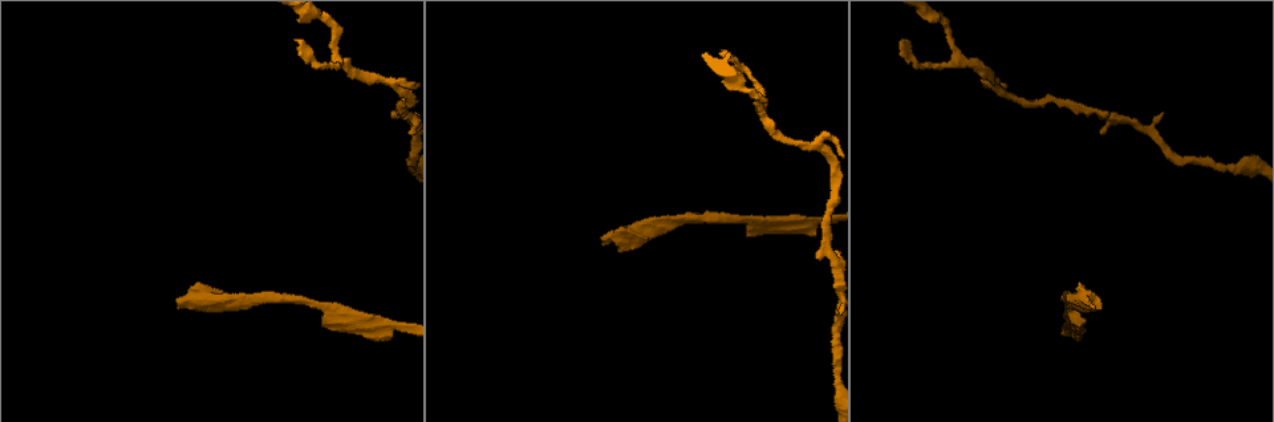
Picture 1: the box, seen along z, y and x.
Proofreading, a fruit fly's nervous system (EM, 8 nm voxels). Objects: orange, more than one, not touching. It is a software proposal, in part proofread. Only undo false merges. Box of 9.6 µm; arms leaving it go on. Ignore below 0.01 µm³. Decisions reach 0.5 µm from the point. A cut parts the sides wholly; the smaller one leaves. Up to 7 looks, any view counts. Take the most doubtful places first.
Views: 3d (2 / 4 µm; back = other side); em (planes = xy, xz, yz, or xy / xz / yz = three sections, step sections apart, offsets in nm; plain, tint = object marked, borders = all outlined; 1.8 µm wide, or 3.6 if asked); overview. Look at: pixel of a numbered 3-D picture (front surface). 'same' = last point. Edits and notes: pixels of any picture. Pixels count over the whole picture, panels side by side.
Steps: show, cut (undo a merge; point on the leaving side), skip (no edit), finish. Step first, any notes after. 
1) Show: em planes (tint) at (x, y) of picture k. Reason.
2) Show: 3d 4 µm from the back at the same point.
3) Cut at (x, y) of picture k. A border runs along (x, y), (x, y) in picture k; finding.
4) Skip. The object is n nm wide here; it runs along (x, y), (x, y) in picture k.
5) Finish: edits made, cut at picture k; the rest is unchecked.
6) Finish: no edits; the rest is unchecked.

Show: em planes (tint) at (761, 112) of picture 1.

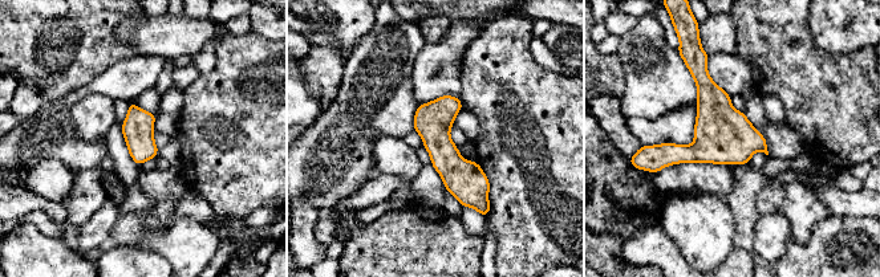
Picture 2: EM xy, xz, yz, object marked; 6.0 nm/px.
Skip. It runs along (422, 108), (477, 206) in picture 2; one neuron here.

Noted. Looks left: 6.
Show: 3d 2 µm at (1075, 301) of picture 1. Sudden change in width.

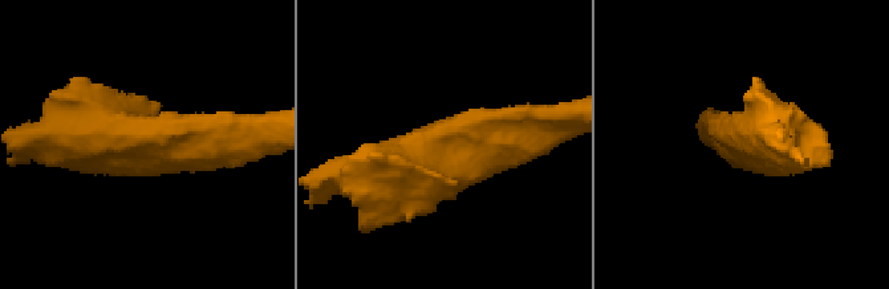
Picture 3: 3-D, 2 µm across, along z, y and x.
Show: em yz step 4 (tint) at (178, 144) of picture 3. The arms are 220, 420 nm wide.

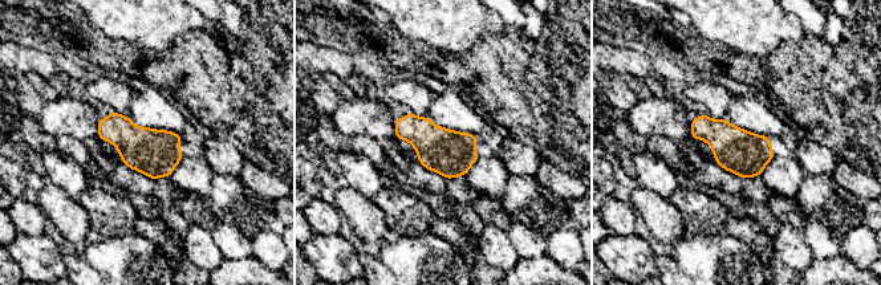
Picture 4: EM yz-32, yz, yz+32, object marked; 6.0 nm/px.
Show: em planes (borders) at the same point. Cut it another way.

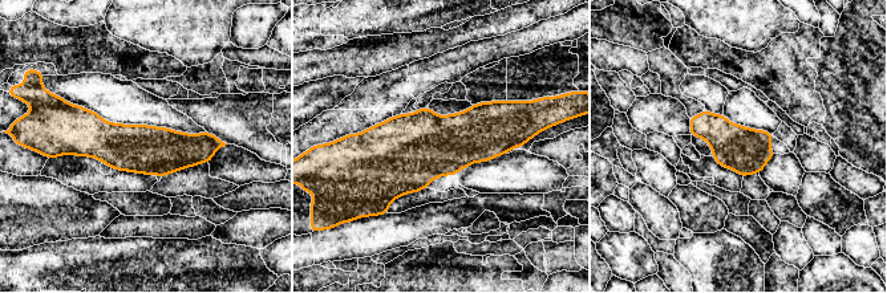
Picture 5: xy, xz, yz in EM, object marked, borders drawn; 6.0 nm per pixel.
Skip. The object is 280 nm wide here; one neuron here.

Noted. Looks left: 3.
Show: em xz step 16 (tint) at (812, 226) of picture 1. Sudden change in width.

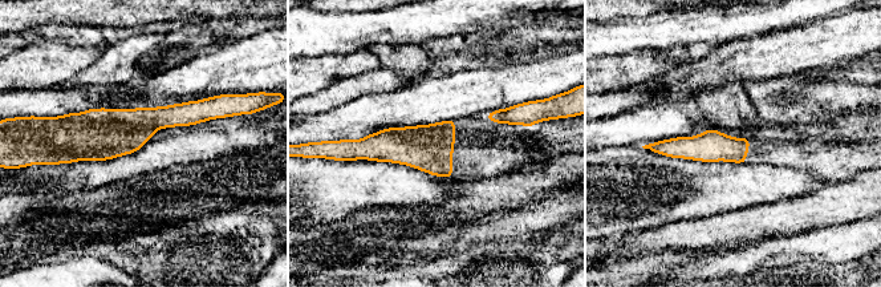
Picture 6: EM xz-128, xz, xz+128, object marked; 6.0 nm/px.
Show: em planes (tint) at the same point.

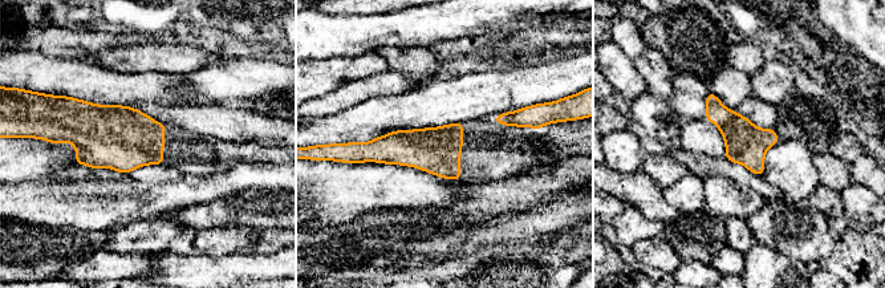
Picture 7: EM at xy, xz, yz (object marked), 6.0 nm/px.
Skip. Continuous, no second neuron.

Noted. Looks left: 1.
Finish: no edits; the rest is unchecked.

